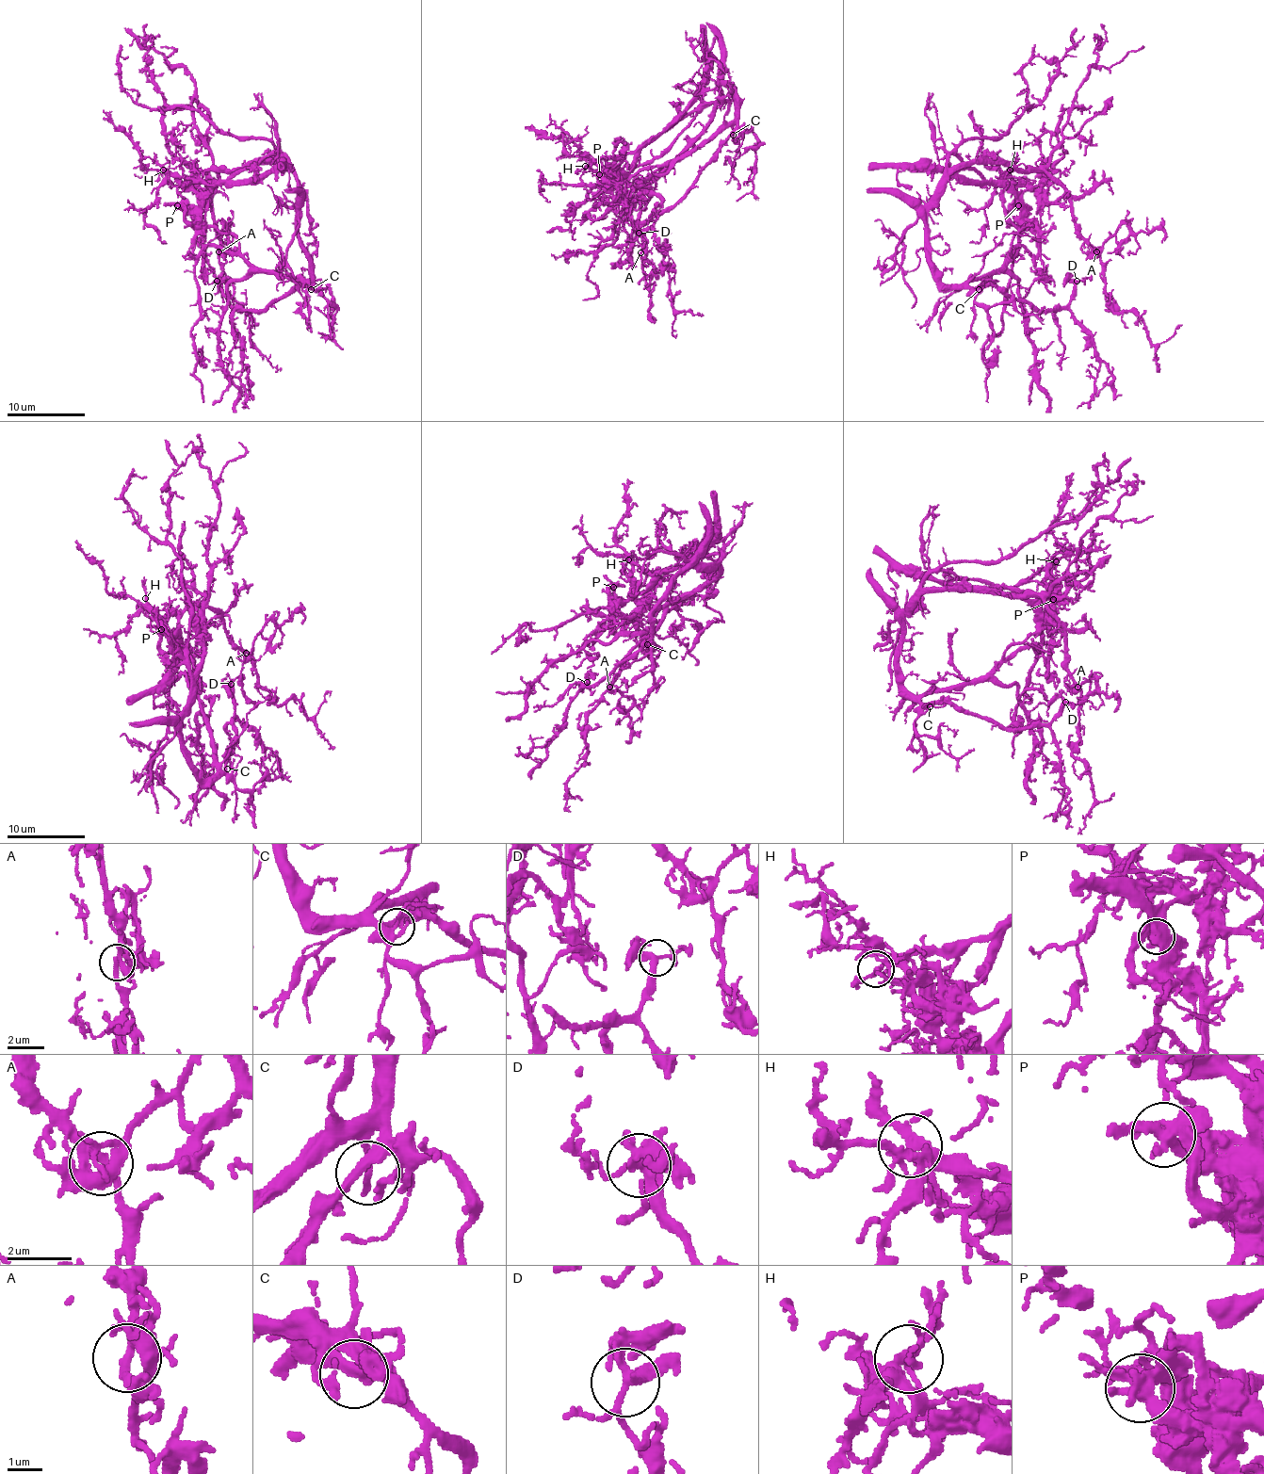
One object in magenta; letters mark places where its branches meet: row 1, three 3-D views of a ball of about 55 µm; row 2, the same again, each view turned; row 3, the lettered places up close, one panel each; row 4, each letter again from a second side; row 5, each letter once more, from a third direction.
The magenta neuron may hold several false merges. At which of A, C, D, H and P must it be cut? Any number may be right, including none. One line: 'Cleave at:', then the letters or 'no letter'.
Cleave at: H, P

